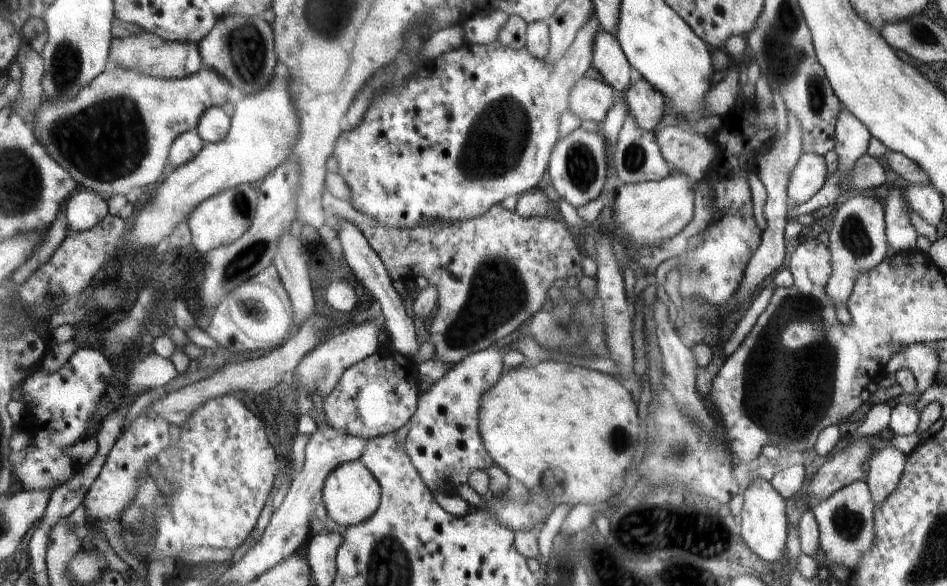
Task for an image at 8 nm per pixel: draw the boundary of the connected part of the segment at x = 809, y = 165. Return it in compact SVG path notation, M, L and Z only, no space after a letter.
M802 153L789 178L787 198L790 204L787 208L808 202L824 186L828 176L825 157Z

